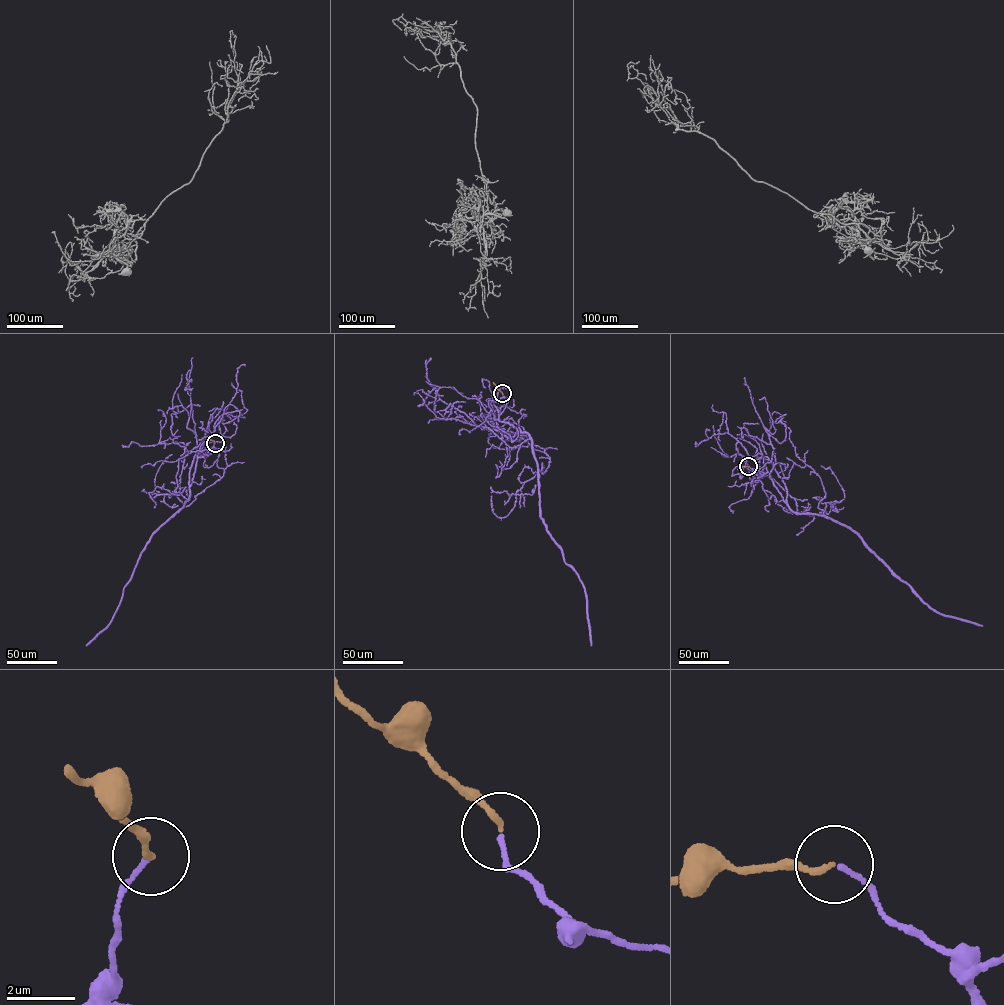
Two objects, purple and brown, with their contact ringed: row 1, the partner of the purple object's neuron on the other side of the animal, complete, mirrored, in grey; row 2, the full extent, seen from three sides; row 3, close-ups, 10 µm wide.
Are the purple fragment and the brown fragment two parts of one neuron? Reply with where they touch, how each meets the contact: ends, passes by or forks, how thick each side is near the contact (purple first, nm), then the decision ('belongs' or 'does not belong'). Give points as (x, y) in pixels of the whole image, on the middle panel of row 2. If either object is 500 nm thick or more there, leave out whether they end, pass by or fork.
(502, 393) | purple ends | brown ends | 130/150 nm | belongs

